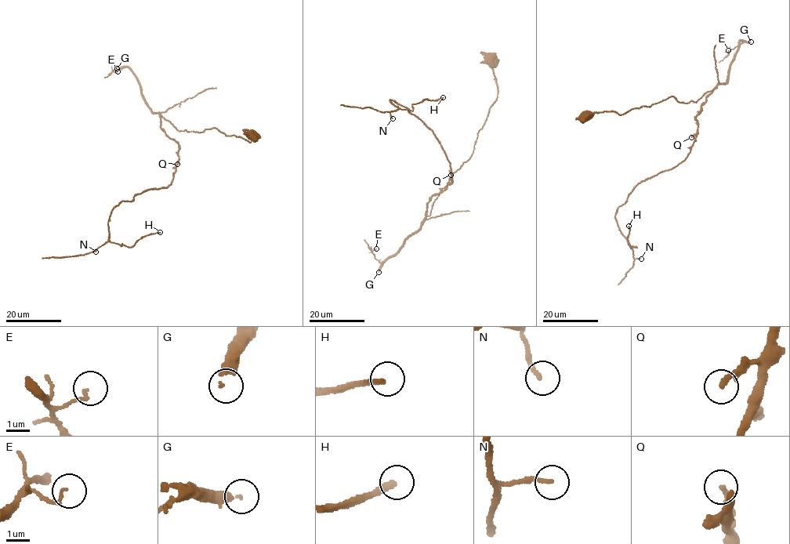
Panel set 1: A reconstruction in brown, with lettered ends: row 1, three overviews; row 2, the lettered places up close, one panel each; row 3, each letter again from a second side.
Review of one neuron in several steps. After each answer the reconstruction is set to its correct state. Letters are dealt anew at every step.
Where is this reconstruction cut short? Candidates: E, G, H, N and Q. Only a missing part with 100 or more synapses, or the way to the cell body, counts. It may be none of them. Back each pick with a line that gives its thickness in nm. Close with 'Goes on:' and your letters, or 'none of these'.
G: Thickness 140 nm
H: Thickness 240 nm
Goes on: G, H

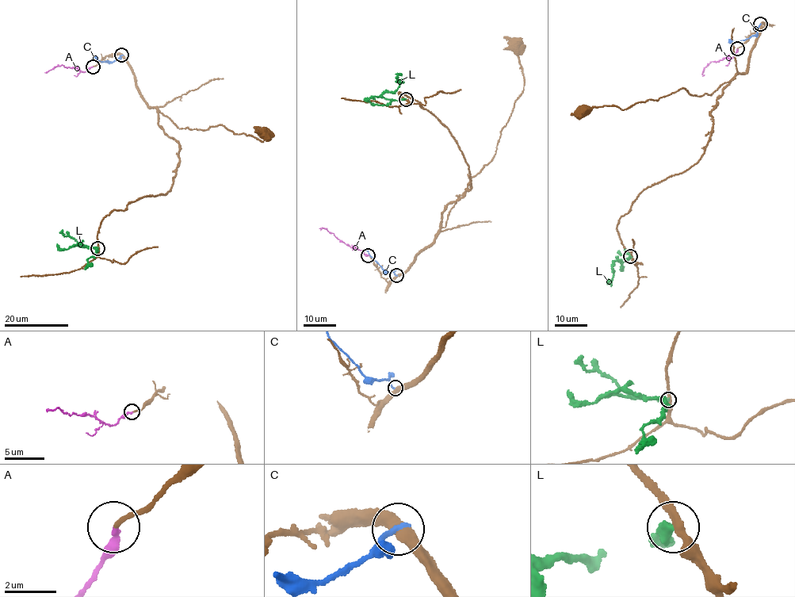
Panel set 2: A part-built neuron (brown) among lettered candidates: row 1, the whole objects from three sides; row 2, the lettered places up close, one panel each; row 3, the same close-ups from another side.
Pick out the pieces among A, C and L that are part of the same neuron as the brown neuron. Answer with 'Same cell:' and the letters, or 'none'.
Same cell: A

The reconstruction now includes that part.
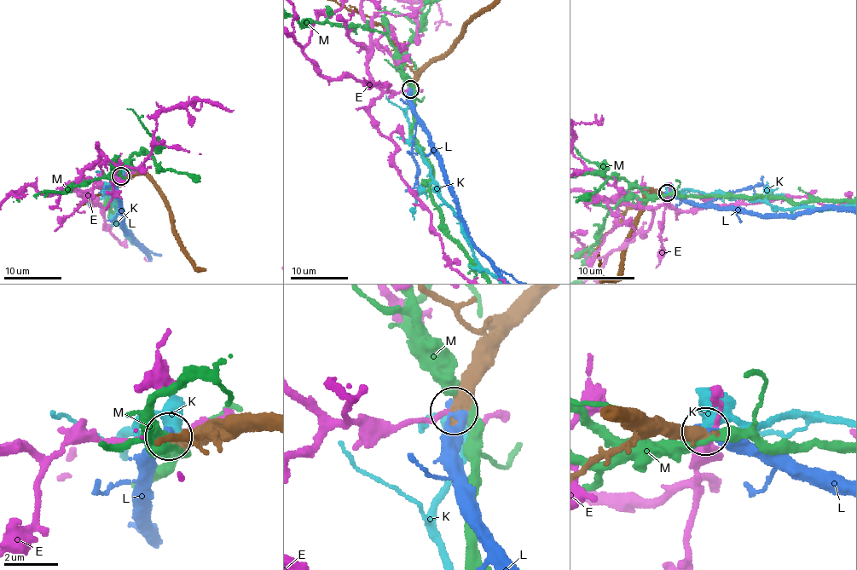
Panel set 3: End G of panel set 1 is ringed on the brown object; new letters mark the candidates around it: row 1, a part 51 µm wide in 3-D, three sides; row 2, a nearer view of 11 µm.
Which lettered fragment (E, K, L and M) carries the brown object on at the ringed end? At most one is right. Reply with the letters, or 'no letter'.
L

